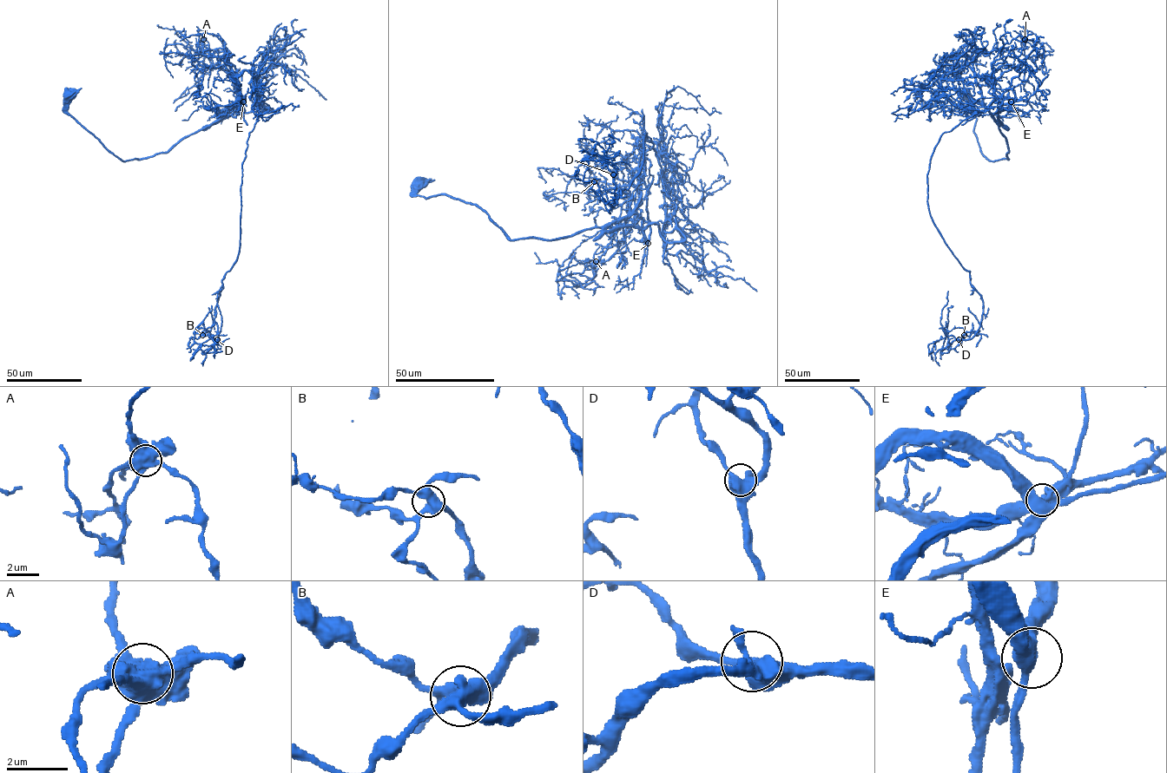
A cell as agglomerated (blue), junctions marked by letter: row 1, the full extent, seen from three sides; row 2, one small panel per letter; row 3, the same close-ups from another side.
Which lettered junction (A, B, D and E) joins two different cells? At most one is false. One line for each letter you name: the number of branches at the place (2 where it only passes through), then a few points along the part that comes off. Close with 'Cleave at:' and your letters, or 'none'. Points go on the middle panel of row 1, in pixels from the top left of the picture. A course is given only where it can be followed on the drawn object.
A: branches 4; course (596, 261), (591, 264), (585, 260)
Cleave at: A

